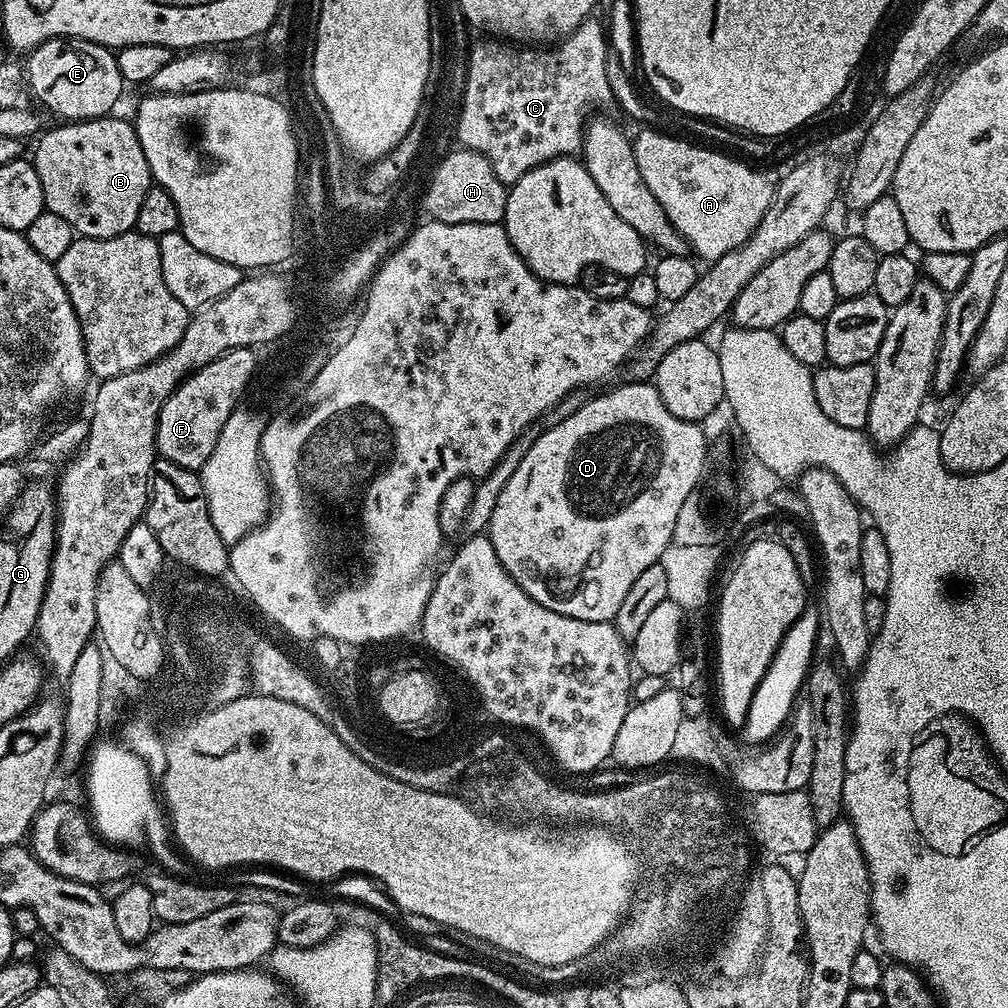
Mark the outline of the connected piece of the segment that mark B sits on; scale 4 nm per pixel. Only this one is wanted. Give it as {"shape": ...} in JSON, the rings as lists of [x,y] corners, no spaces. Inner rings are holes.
{"shape":[[[109,114],[99,120],[64,122],[59,126],[35,141],[34,163],[38,182],[42,182],[45,209],[66,218],[73,233],[81,237],[114,238],[133,231],[142,198],[146,198],[146,190],[154,187],[150,162],[142,154],[135,123]]]}

